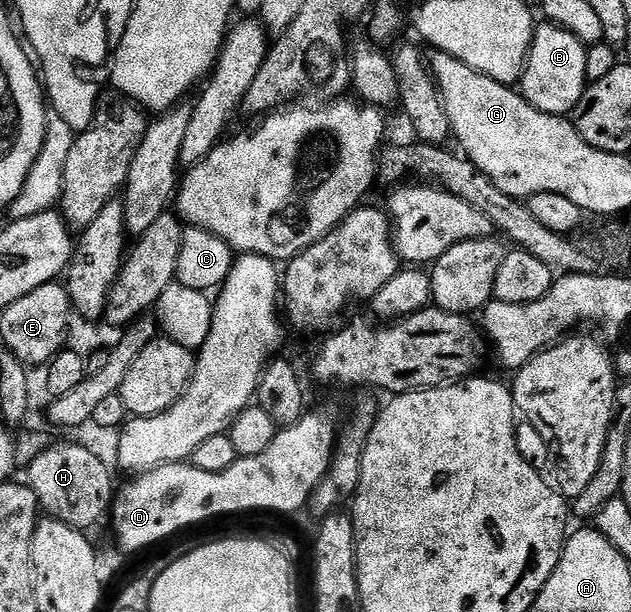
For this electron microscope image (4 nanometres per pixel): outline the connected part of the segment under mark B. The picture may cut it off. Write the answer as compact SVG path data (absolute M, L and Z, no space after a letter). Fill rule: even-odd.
M541 22L533 29L531 50L527 54L525 73L519 81L519 91L525 101L543 114L568 117L577 109L587 87L587 56L589 49L571 30L563 30L548 22Z

